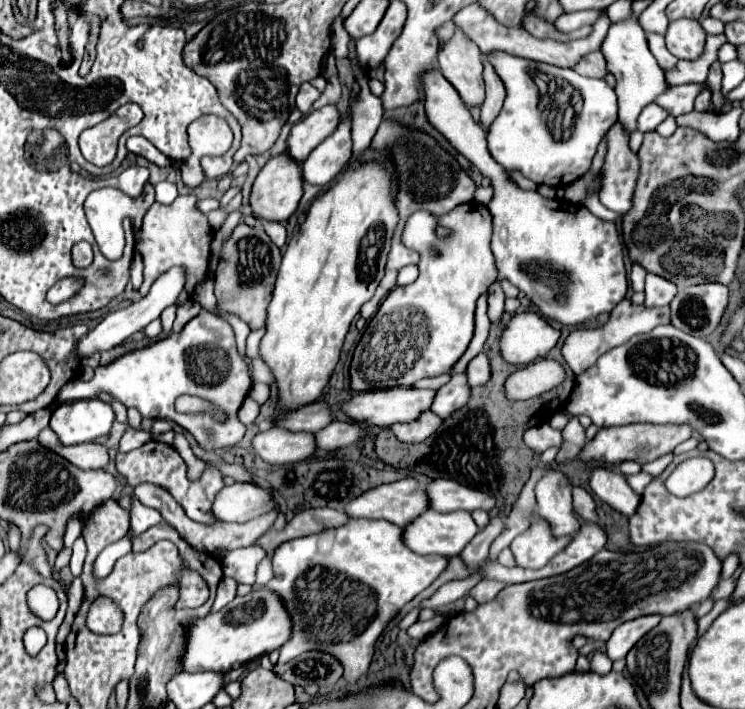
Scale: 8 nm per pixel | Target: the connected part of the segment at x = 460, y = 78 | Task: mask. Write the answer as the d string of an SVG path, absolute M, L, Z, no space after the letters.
M457 29L453 37L441 45L437 61L441 73L459 91L465 105L479 107L485 93L479 47L469 37L465 37L461 29Z

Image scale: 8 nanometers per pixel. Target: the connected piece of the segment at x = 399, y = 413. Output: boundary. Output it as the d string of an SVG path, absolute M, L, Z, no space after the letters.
M407 387L373 389L373 391L365 391L365 393L355 393L349 401L343 401L341 411L355 423L391 427L393 423L399 423L399 421L407 423L413 417L419 417L419 413L429 411L433 397L435 397L435 391L429 391L429 389L407 389Z

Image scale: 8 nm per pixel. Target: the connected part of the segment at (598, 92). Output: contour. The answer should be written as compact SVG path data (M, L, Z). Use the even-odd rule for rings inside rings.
M491 51L485 55L487 61L495 67L495 73L505 85L505 105L499 113L499 117L493 121L489 133L487 133L487 145L491 157L507 171L519 171L523 177L535 181L537 185L549 183L549 185L567 185L583 177L587 173L597 147L607 133L607 129L617 121L617 95L615 91L603 81L603 79L589 79L573 69L561 69L555 65L529 61L523 57L515 57L503 51ZM535 71L543 71L547 75L561 77L569 81L583 97L583 109L573 121L573 131L569 139L553 139L547 123L541 119L539 111L539 93L537 85L533 81Z

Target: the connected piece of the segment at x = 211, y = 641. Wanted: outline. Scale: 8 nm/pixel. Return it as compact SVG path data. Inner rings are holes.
M255 589L245 597L235 597L221 611L211 611L209 615L195 619L185 637L187 643L179 661L179 671L227 673L231 669L243 667L263 653L279 649L287 641L287 637L291 637L291 619L287 617L287 611L283 609L275 593L271 593L269 589Z

